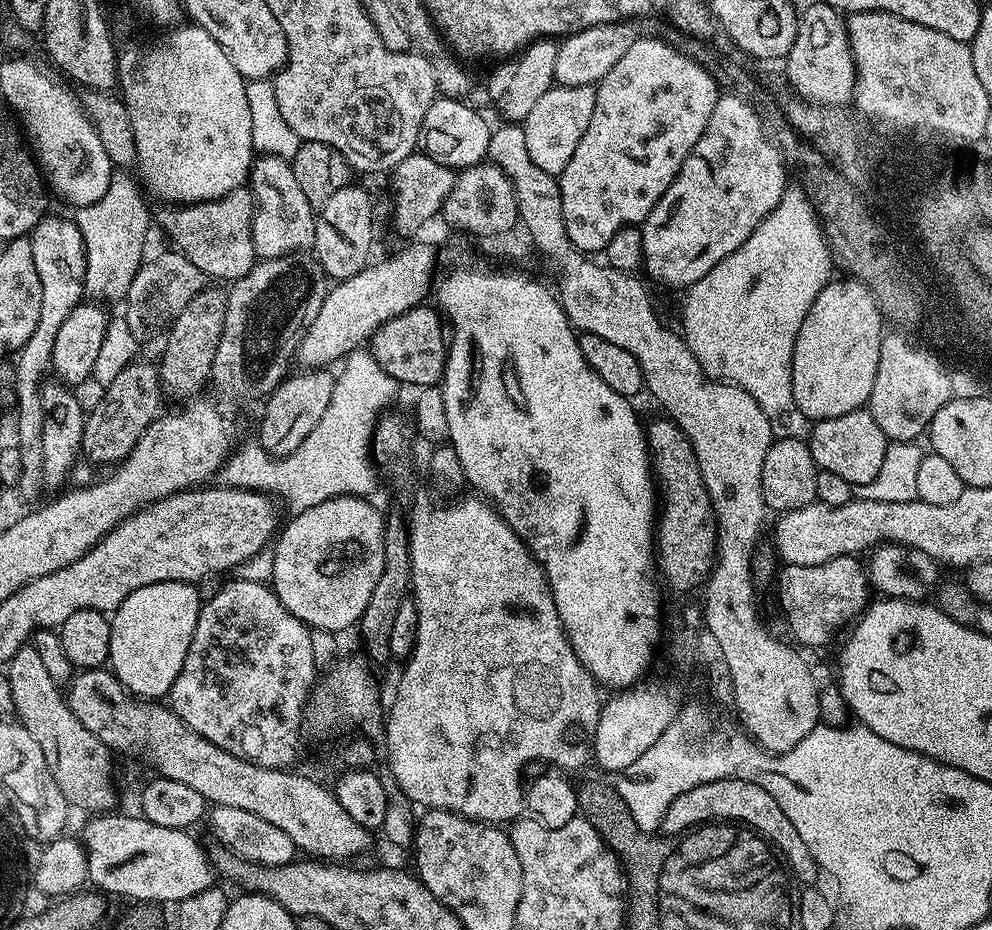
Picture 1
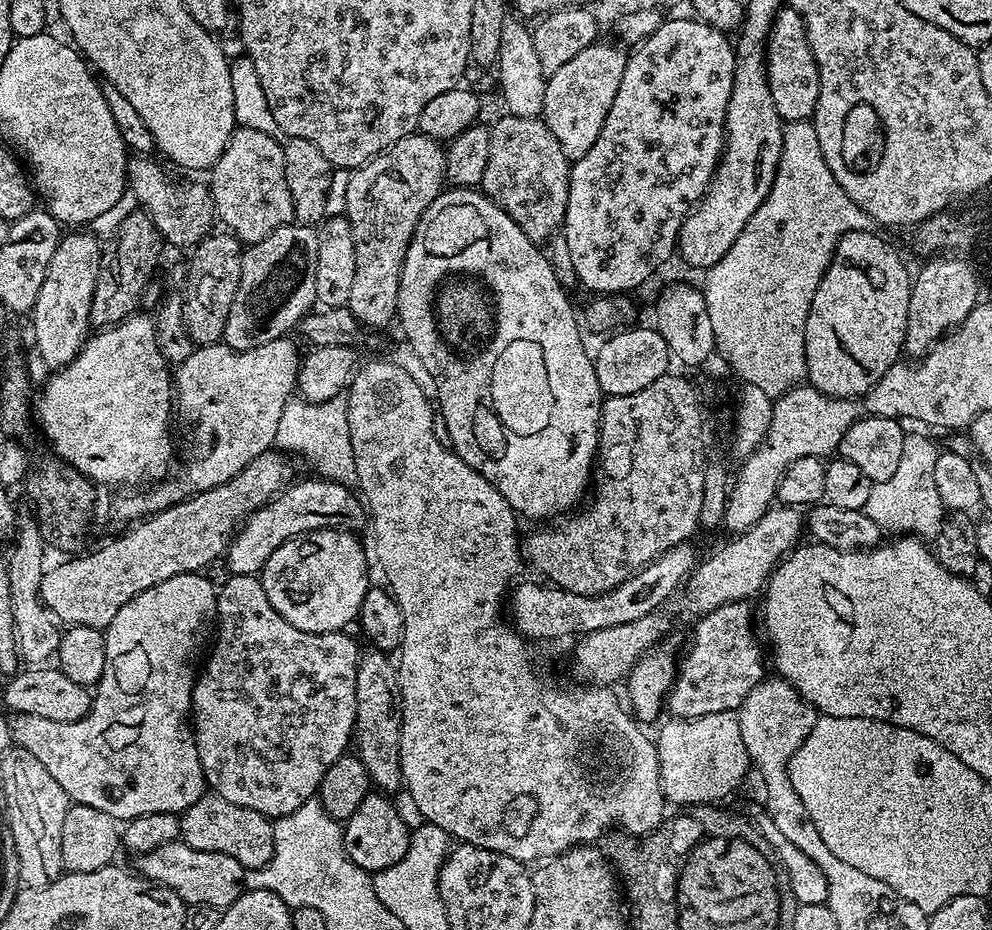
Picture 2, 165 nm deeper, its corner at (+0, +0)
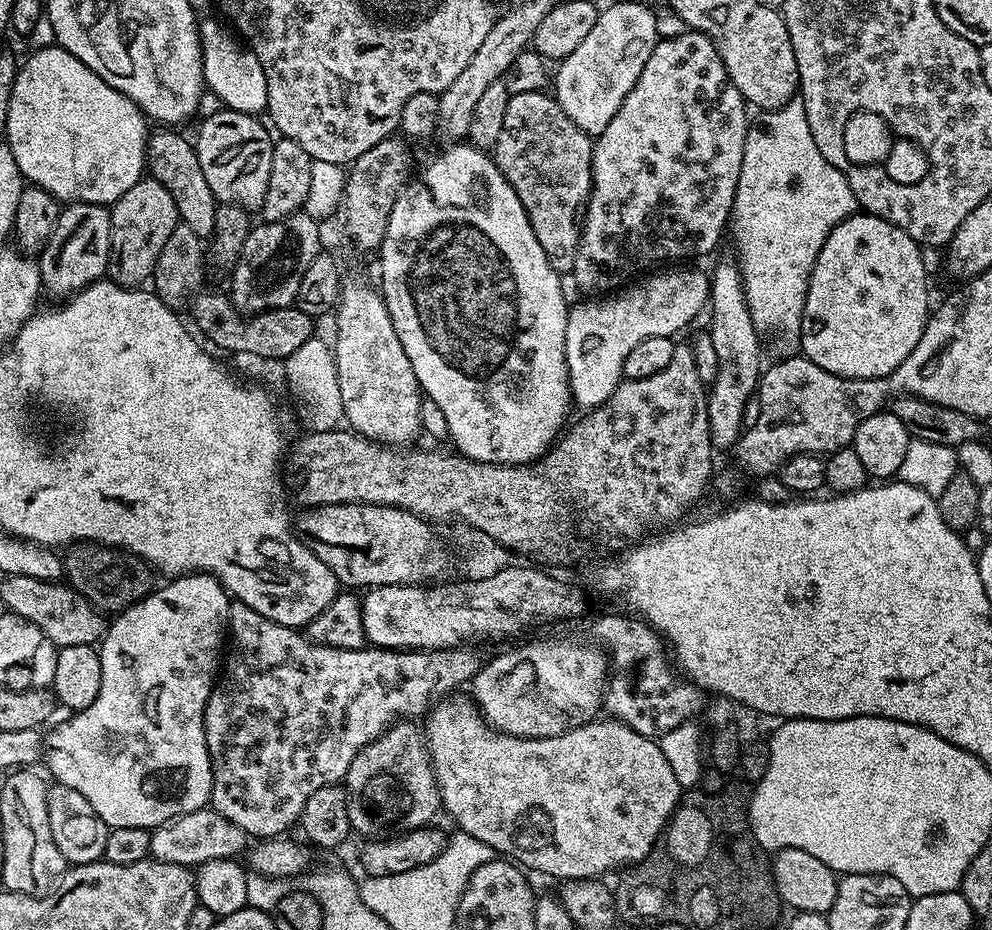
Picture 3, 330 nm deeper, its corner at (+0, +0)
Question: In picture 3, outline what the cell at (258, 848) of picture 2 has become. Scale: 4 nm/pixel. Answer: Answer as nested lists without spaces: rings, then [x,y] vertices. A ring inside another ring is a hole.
[[[205,806],[190,810],[190,814],[178,814],[156,828],[151,829],[150,856],[158,862],[174,862],[178,866],[195,869],[197,866],[215,860],[230,860],[239,857],[245,851],[244,831],[230,818],[222,818],[211,808]]]

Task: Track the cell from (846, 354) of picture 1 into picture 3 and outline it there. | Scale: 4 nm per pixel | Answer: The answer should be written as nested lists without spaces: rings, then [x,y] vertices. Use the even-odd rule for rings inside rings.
[[[853,214],[846,217],[838,226],[834,226],[830,238],[826,238],[826,242],[814,262],[814,270],[808,279],[806,302],[802,310],[802,322],[798,337],[798,348],[802,355],[810,362],[814,362],[814,366],[822,366],[822,370],[830,370],[830,374],[838,374],[842,378],[850,378],[851,380],[882,378],[890,375],[894,370],[898,370],[898,366],[902,366],[902,362],[906,362],[910,350],[914,350],[914,346],[918,346],[918,338],[922,338],[922,330],[930,315],[928,272],[924,269],[924,256],[920,252],[923,252],[921,245],[916,244],[914,238],[910,238],[910,234],[898,230],[898,226],[894,226],[877,216]]]

